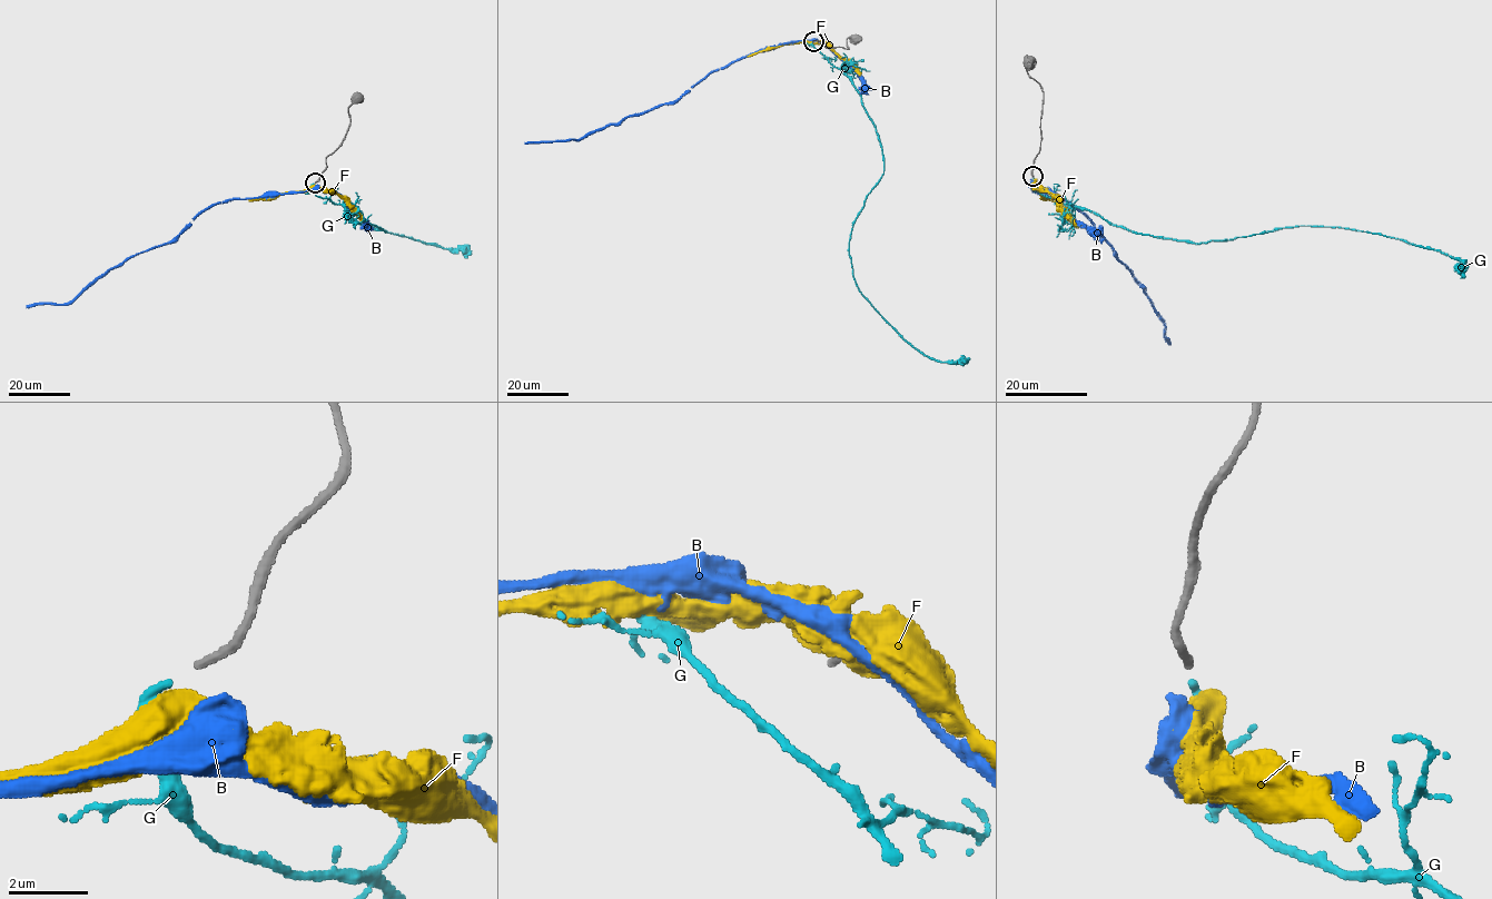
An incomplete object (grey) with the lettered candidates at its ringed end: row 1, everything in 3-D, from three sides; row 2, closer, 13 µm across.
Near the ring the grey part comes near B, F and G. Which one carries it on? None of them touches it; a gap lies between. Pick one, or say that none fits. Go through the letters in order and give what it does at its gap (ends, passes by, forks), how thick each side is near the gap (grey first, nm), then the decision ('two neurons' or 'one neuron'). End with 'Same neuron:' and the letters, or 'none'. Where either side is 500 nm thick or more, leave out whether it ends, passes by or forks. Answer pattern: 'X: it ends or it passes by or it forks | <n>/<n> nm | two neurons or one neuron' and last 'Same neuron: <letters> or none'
B: 200/650 nm | two neurons
F: 200/750 nm | two neurons
G: it ends | 200/200 nm | one neuron
Same neuron: G

